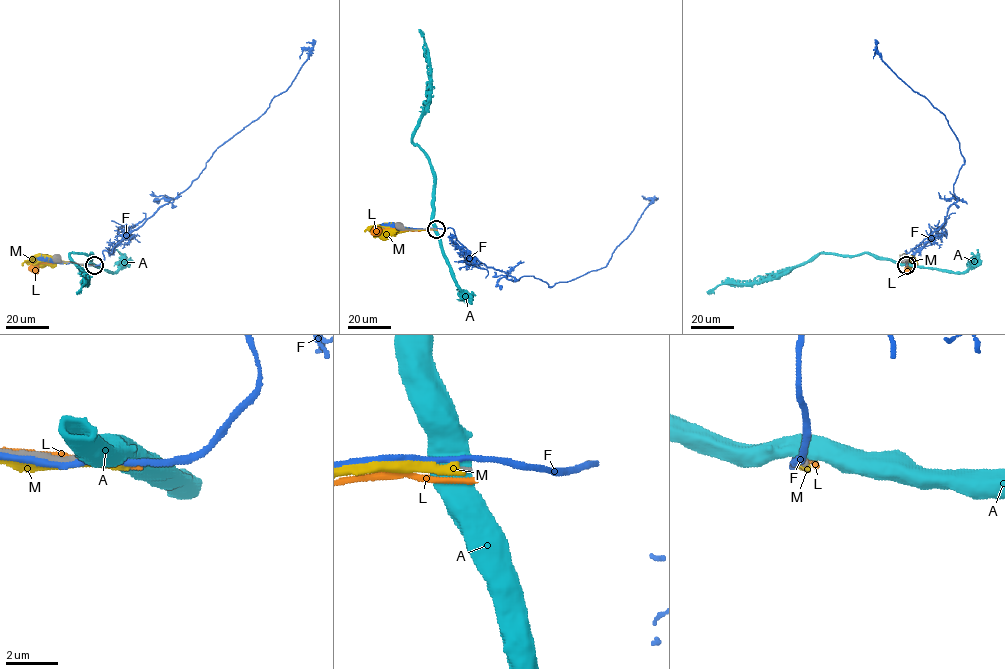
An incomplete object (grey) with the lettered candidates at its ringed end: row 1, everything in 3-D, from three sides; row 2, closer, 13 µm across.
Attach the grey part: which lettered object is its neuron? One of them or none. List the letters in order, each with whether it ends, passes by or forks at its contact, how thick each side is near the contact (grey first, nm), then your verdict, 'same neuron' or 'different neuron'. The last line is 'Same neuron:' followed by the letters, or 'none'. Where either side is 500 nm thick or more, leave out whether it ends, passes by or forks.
A: 280/850 nm | different neuron
F: it passes by | 240/200 nm | different neuron
L: it passes by | 240/220 nm | different neuron
M: it passes by | 240/280 nm | different neuron
Same neuron: none

